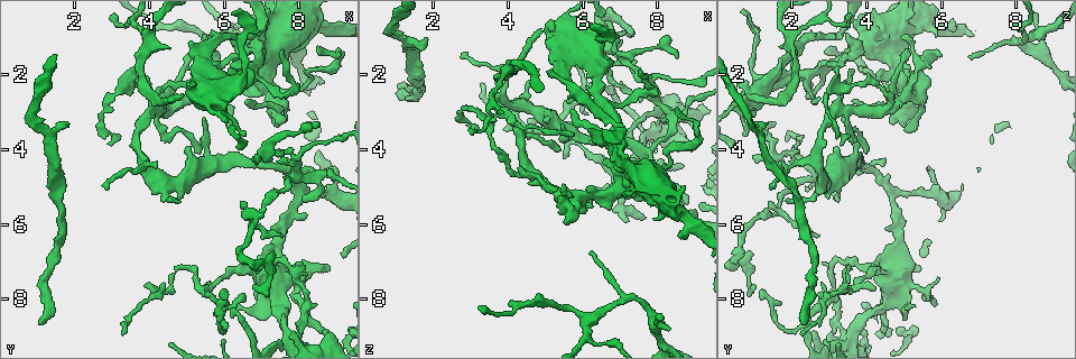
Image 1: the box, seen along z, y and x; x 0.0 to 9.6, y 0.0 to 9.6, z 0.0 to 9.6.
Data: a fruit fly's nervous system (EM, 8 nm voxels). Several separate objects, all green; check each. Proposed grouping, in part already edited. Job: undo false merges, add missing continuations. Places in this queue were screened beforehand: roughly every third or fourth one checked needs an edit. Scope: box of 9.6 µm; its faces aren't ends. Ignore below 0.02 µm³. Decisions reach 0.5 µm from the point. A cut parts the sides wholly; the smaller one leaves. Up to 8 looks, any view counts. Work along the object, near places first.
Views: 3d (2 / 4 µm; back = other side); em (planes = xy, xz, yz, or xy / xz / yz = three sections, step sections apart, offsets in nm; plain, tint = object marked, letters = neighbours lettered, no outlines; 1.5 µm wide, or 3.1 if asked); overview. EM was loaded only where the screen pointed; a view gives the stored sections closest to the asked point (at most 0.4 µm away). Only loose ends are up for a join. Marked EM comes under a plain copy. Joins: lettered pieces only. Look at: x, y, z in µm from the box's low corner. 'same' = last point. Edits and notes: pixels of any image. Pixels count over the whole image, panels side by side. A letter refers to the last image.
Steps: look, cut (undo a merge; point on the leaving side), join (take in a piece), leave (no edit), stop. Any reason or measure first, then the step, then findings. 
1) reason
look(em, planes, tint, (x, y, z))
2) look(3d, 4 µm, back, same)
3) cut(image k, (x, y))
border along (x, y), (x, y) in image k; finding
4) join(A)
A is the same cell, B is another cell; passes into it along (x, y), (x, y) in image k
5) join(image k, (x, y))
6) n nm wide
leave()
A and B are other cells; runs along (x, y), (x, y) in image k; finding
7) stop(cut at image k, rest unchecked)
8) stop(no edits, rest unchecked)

stops while still wide
look(em, planes, letters, (4.85, 5.35, 3.05))

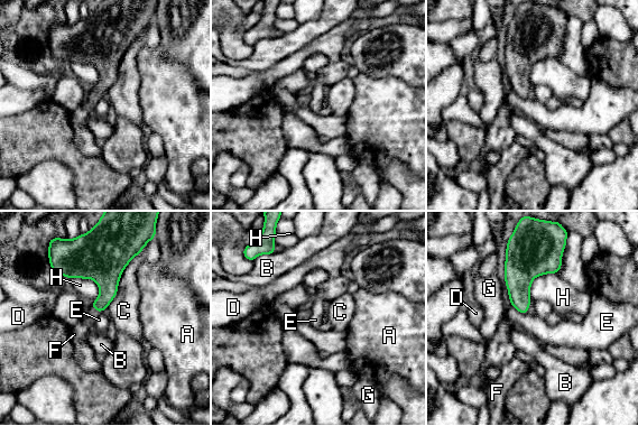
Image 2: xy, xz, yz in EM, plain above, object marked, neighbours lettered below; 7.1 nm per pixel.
join(F)
F is the same cell, A, B, C, D, E, G and H are other cells; passes into it along (107, 277), (96, 309), (79, 332) in image 2; the neuron continues

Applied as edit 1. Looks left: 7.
redraw
look(overview)

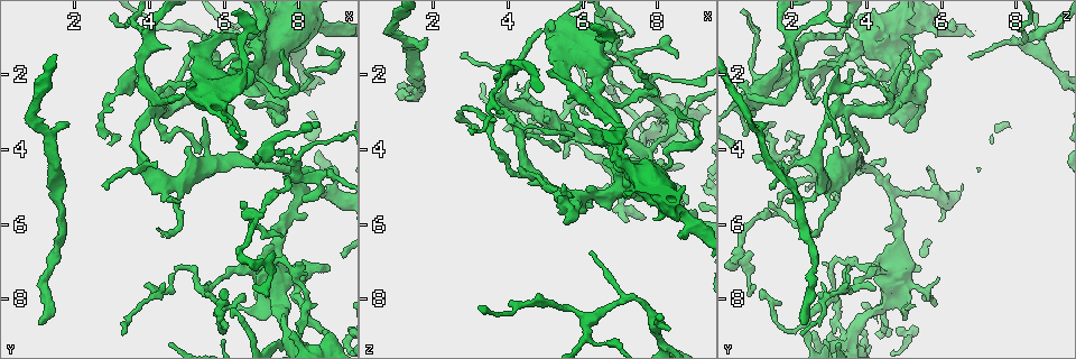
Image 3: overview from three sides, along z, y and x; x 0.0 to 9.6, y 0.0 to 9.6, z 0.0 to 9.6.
free end
look(em, planes, letters, (1.85, 3.30, 1.05))

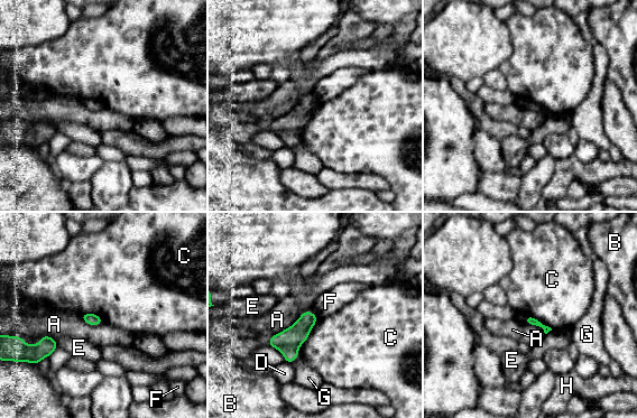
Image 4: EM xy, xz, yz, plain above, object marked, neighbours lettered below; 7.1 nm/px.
C touches over 380 nm
leave()
A, B, C, D, E, F, G and H are other cells; border along (317, 318), (291, 363) in image 4; none of them fits

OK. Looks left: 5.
tapers out
look(3d, 4 µm, (5.30, 1.30, 5.05))

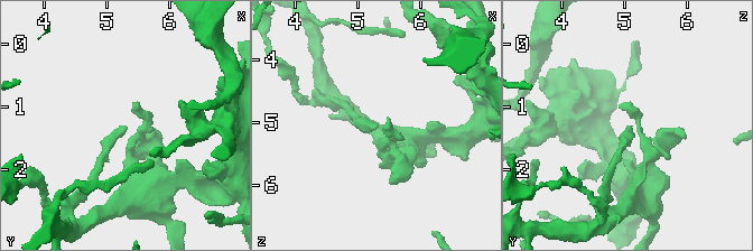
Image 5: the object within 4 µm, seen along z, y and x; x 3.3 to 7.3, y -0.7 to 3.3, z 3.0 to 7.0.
now the EM
look(em, xz, step 4, tint, (5.30, 1.30, 5.05))

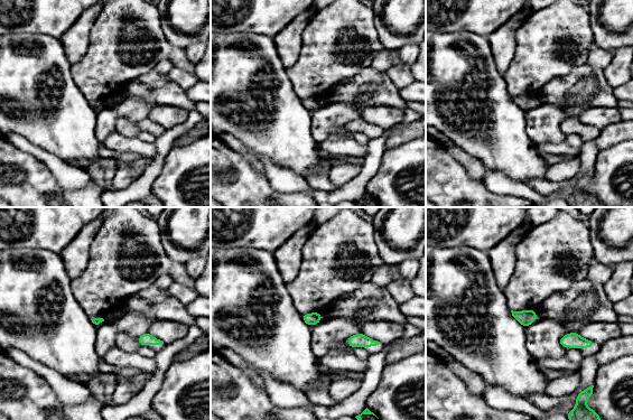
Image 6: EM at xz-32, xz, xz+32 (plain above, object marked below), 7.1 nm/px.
look(em, planes, letters, same)

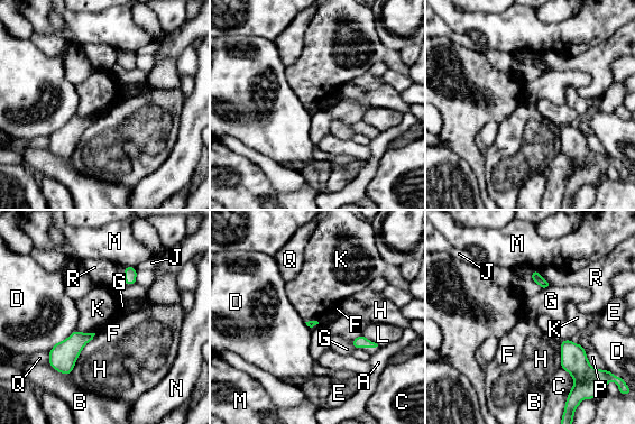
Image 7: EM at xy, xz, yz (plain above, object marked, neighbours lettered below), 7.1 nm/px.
leave()
A, B, C, D, E, F, G, H, J, K, L, M, N, P, Q and R are other cells; no lettered piece goes on from it

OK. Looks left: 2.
branch stops here
look(em, planes, letters, (8.20, 5.35, 3.25))

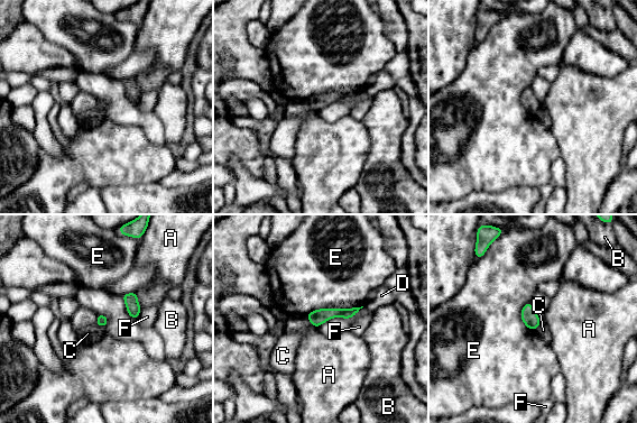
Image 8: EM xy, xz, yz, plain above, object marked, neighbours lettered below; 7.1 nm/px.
leave()
A, B, C, D, E and F are other cells; runs along (354, 310), (348, 313), (311, 316) in image 8; none of them fits

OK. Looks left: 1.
stop(join at image 2, rest unchecked)

